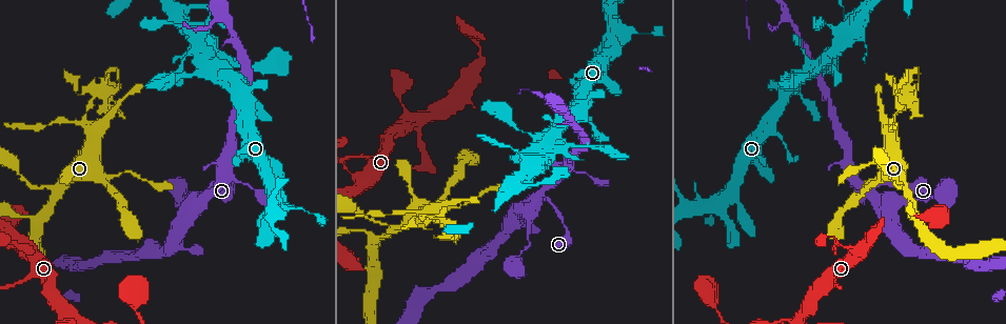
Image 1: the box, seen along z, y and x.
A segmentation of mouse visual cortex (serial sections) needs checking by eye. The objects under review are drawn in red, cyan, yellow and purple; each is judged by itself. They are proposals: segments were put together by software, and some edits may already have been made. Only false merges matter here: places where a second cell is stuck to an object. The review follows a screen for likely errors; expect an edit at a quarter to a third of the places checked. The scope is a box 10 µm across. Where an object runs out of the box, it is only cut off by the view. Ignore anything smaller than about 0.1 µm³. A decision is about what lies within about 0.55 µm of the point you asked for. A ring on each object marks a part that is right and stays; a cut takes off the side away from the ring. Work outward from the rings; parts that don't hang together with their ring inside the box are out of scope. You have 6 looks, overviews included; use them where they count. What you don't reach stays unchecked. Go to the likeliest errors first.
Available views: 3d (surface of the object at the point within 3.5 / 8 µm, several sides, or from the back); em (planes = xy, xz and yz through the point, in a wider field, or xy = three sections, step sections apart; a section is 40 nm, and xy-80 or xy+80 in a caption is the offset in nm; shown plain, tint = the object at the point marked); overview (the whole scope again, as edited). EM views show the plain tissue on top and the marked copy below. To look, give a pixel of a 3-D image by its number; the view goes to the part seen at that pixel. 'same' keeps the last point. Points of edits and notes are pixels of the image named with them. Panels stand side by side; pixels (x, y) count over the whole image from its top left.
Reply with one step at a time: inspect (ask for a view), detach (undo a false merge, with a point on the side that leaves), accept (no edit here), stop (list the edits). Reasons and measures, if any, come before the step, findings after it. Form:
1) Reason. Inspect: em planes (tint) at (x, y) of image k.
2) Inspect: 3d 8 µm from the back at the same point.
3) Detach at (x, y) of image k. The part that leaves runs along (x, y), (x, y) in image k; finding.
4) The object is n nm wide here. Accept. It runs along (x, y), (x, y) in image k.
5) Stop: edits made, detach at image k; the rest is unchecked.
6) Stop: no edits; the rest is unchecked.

A narrow waist. Inspect: 3d 3.5 µm at (85, 114) of image 1.

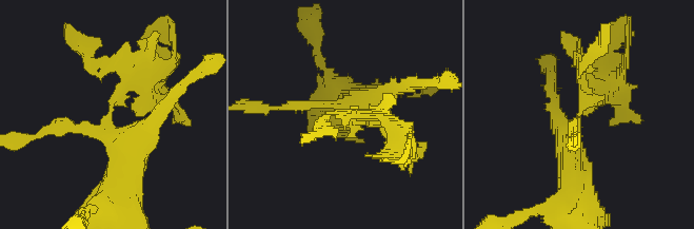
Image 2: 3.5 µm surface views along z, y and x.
Need the tissue. Inspect: em xy step 1 (tint) at (580, 119) of image 2.

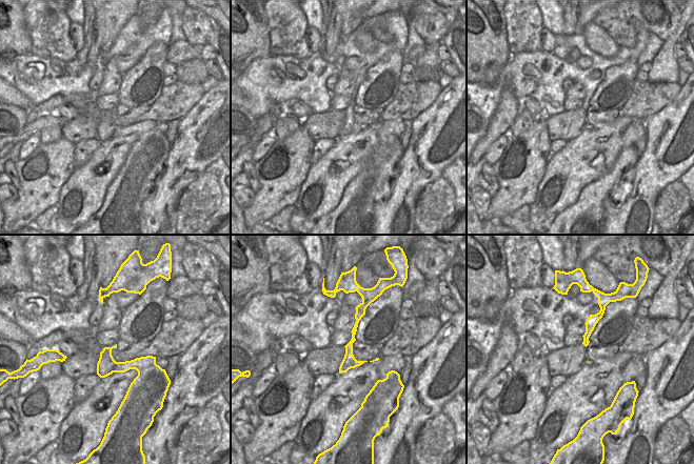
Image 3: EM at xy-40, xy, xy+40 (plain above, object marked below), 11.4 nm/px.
The object is 150 nm wide here. Detach at (581, 76) of image 2. A border runs along (352, 342), (348, 344) in image 3; a second cell is stuck on.

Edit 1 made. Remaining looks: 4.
Inspect: overview.

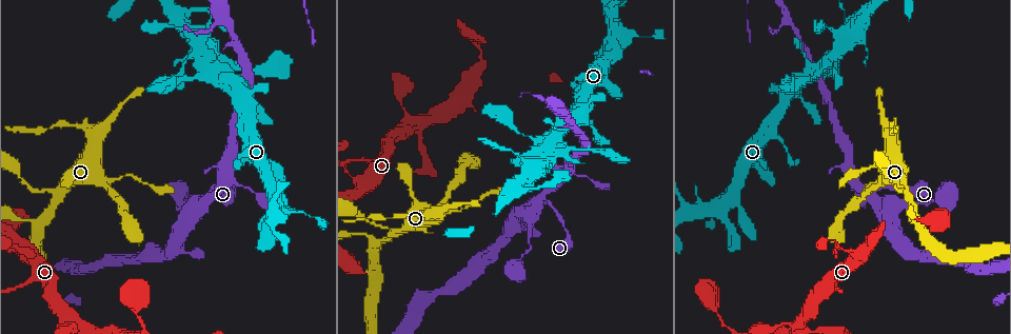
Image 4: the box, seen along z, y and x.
Three arms meet. Inspect: 3d 3.5 µm at (377, 240) of image 4.

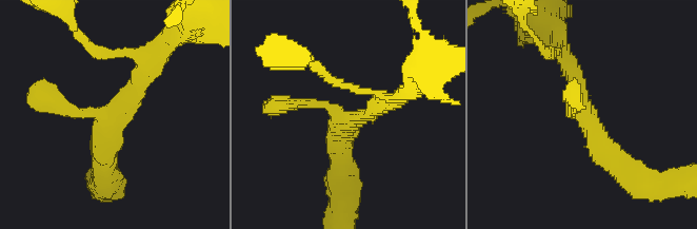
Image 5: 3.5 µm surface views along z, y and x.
3 arms meet here; the arms are 150, 250, 400 nm wide. Inspect: em xy step 2 (tint) at (589, 114) of image 5.

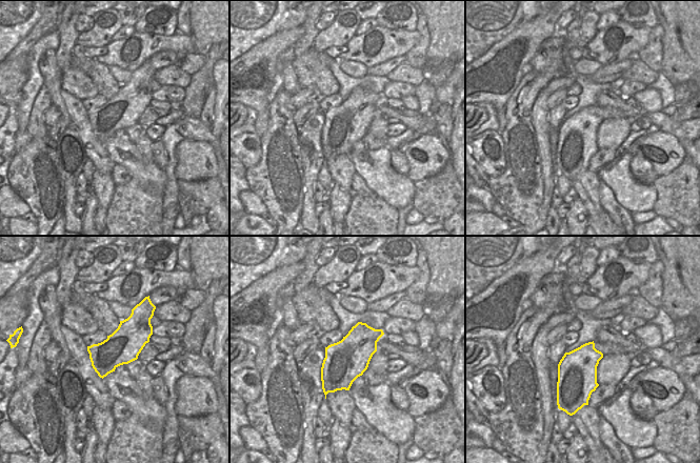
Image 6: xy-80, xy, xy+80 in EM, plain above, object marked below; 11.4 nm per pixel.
Accept. It runs along (566, 59), (598, 140), (629, 170) in image 5; continuous, no second cell.

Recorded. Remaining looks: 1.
Stop: edits made, detach at image 2; the rest is unchecked.

